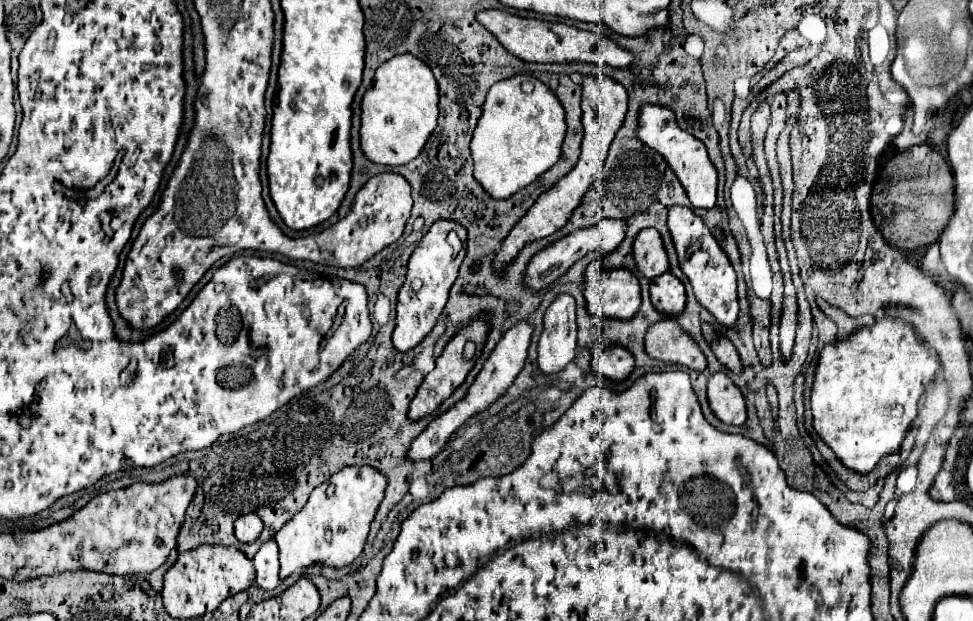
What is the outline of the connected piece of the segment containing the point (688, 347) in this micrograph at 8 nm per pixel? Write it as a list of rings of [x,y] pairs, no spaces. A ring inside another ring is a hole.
[[[666,318],[646,332],[646,352],[648,356],[664,362],[674,362],[688,366],[692,370],[704,372],[706,370],[706,360],[704,354],[700,352],[698,344],[676,324],[676,320]]]

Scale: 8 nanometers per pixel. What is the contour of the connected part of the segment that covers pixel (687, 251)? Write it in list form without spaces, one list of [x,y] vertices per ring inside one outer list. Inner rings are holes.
[[[678,204],[678,206],[670,208],[668,228],[674,238],[680,268],[688,276],[698,302],[708,312],[712,312],[720,324],[732,326],[738,318],[738,296],[736,296],[736,272],[734,272],[728,256],[718,246],[716,238],[712,236],[708,226],[702,222],[702,218],[696,216],[692,212],[692,208],[688,208],[688,206]]]

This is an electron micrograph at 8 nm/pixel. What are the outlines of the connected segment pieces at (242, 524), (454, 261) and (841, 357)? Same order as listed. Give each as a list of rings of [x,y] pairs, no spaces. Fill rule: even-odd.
[[[244,514],[236,520],[236,538],[240,542],[256,542],[262,532],[262,520],[258,514]]]
[[[440,220],[432,224],[428,234],[424,234],[422,242],[416,246],[408,260],[408,272],[402,288],[398,290],[398,304],[396,304],[396,328],[392,334],[392,344],[398,352],[408,352],[414,346],[418,346],[434,328],[442,308],[446,306],[448,292],[458,276],[458,268],[466,256],[466,230],[452,220]],[[448,232],[456,232],[464,244],[464,252],[458,252],[454,256],[452,246],[448,244],[446,236]]]
[[[898,318],[876,320],[872,326],[856,330],[842,342],[838,340],[834,344],[826,344],[816,364],[810,396],[814,416],[812,426],[816,434],[832,448],[846,468],[868,474],[880,462],[880,458],[900,450],[902,438],[916,418],[918,400],[924,394],[928,382],[932,382],[938,366],[936,354],[932,354],[930,348],[916,338],[912,324],[906,324]]]

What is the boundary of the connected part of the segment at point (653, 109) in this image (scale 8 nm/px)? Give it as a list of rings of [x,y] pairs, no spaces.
[[[642,104],[640,114],[638,114],[636,136],[640,142],[644,142],[646,146],[650,146],[652,150],[656,150],[664,156],[664,160],[670,164],[670,168],[676,172],[680,184],[684,186],[692,206],[712,208],[716,204],[716,184],[718,184],[716,168],[712,166],[704,144],[676,124],[676,116],[670,108],[664,108],[658,104]]]

